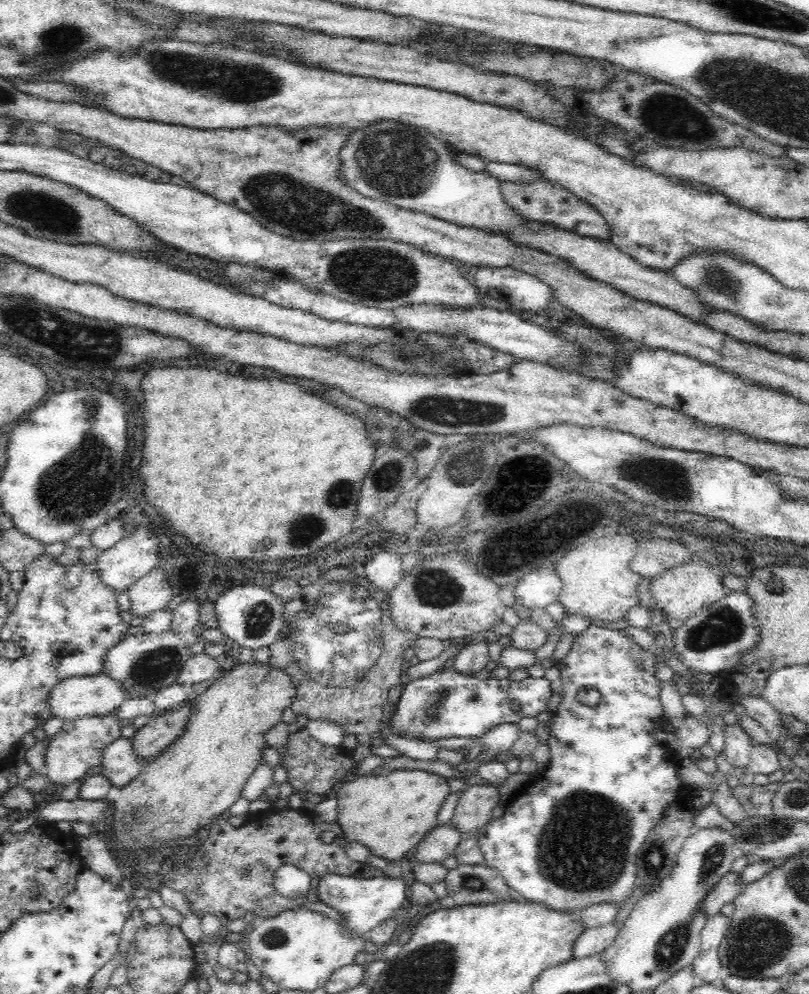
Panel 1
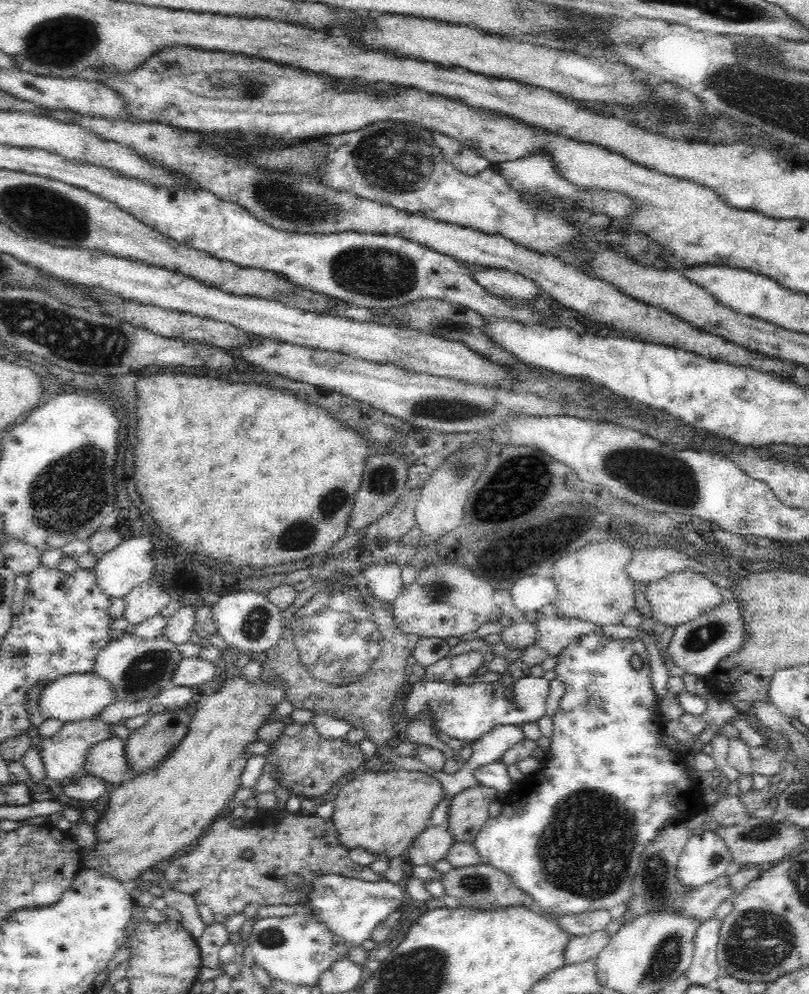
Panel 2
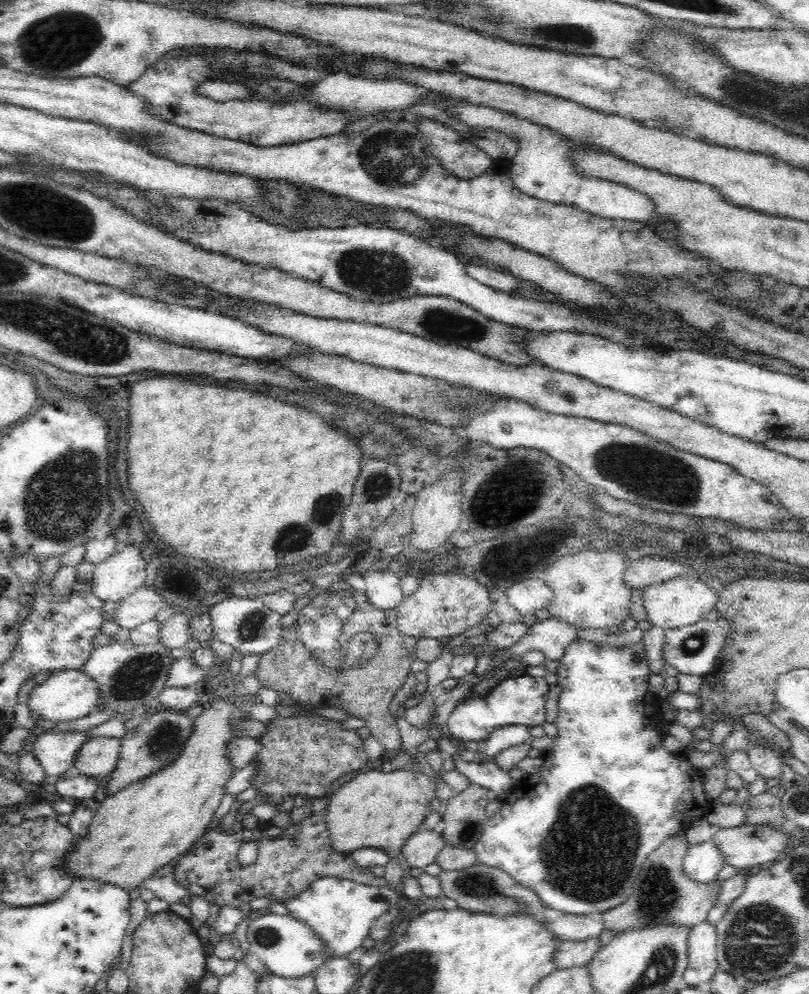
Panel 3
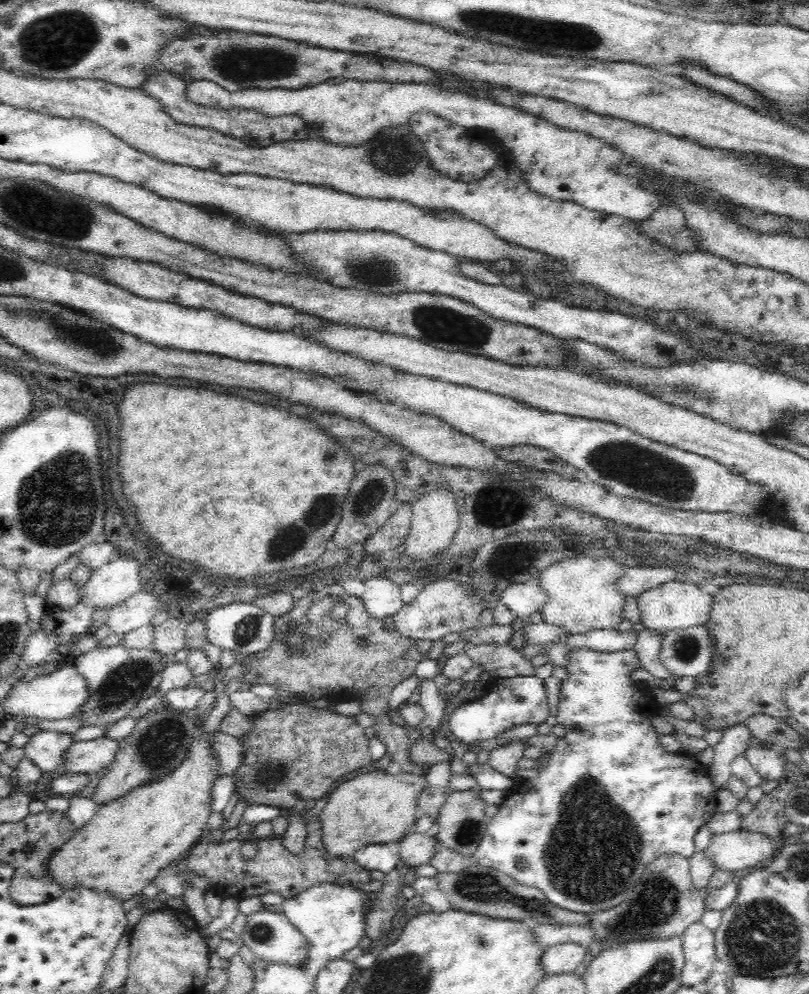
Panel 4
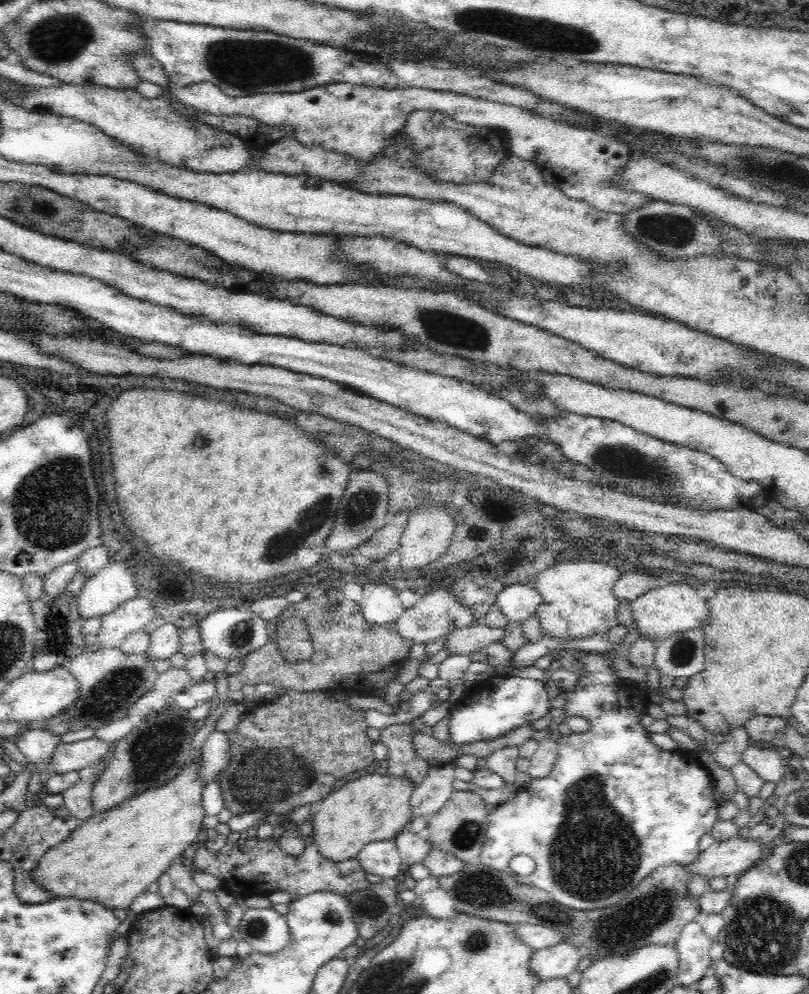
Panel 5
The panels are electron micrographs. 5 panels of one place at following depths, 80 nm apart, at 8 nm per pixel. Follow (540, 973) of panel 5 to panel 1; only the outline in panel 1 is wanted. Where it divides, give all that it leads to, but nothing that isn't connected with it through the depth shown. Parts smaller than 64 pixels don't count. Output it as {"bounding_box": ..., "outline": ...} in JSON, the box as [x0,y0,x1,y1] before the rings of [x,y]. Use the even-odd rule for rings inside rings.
{"bounding_box":[571,922,621,960],"outline":[[[613,922],[608,926],[582,931],[578,934],[579,938],[576,938],[573,945],[571,960],[582,960],[582,958],[588,958],[592,954],[602,953],[608,946],[612,945],[620,930],[621,926],[617,926]]]}

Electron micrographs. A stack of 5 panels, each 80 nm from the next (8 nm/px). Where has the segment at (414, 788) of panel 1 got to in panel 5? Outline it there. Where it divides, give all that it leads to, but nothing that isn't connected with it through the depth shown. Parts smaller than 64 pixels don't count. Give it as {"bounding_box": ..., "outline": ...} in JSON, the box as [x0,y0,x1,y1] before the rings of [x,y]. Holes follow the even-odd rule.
{"bounding_box":[311,773,414,862],"outline":[[[371,773],[348,781],[337,790],[330,790],[328,796],[320,804],[320,810],[312,814],[311,842],[316,845],[316,849],[320,851],[322,857],[332,862],[356,859],[357,854],[368,843],[393,839],[398,832],[404,830],[406,822],[412,818],[409,800],[414,787],[414,783],[410,779]]]}

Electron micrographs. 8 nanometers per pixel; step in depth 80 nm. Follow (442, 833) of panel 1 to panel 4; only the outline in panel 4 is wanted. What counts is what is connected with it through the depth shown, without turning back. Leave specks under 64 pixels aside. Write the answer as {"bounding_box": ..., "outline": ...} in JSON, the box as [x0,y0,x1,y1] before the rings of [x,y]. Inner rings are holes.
{"bounding_box":[397,831,439,867],"outline":[[[409,831],[397,842],[399,843],[399,856],[409,867],[426,864],[439,847],[438,842],[434,839],[434,834],[430,832],[414,833]]]}

